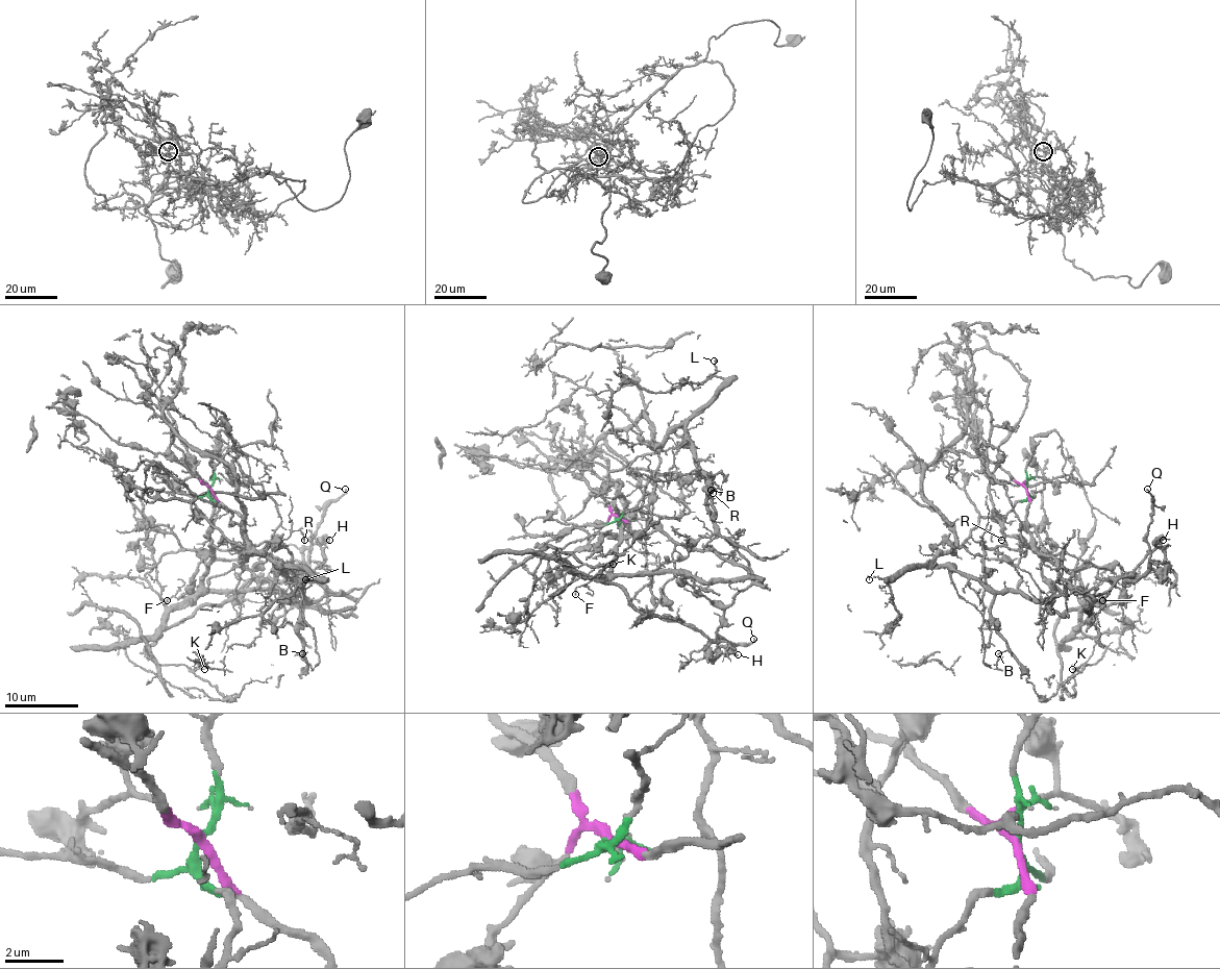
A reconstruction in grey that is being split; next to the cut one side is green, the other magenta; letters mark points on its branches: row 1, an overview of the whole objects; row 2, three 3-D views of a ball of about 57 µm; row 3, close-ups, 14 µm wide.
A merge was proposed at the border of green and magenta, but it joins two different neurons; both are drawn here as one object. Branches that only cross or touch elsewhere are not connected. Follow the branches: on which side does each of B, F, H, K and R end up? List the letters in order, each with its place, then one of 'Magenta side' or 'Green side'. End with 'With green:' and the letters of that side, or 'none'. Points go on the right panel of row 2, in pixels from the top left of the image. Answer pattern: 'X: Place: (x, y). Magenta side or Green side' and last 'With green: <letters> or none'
B: Place: (998, 653). Magenta side
F: Place: (1102, 600). Green side
H: Place: (1163, 540). Magenta side
K: Place: (1072, 669). Green side
R: Place: (1001, 540). Green side
With green: F, K, R

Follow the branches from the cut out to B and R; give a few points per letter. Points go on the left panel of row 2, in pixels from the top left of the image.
B: (209, 488), (241, 519), (242, 539), (301, 579), (303, 653)
R: (209, 488), (209, 497), (218, 506), (207, 536), (218, 548), (279, 543), (297, 530), (305, 539)

